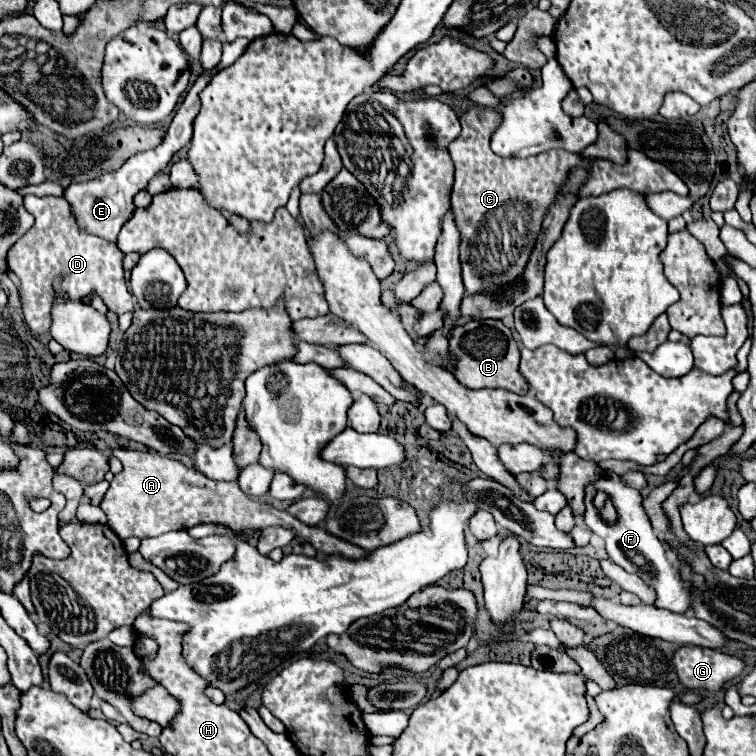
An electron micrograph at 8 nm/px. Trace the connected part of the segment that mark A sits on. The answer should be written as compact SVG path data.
M119 448L113 450L113 456L121 460L123 472L115 474L99 506L107 514L109 526L113 528L113 532L117 532L117 536L121 536L121 540L129 536L137 536L137 538L161 536L171 530L187 530L203 522L213 522L213 524L225 524L233 530L283 526L289 528L297 538L313 544L313 548L325 556L333 554L343 558L363 558L369 554L363 548L351 546L349 542L335 538L323 526L315 526L315 528L305 526L297 518L289 516L283 510L273 508L271 504L263 504L249 496L243 496L243 492L237 488L235 482L209 480L197 474L193 468L183 466L177 460L149 454L149 452Z

